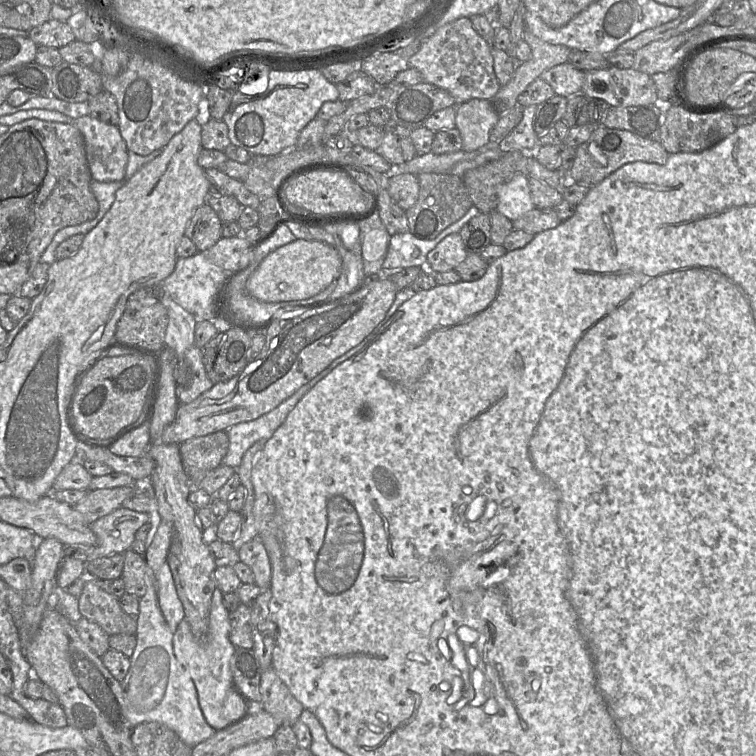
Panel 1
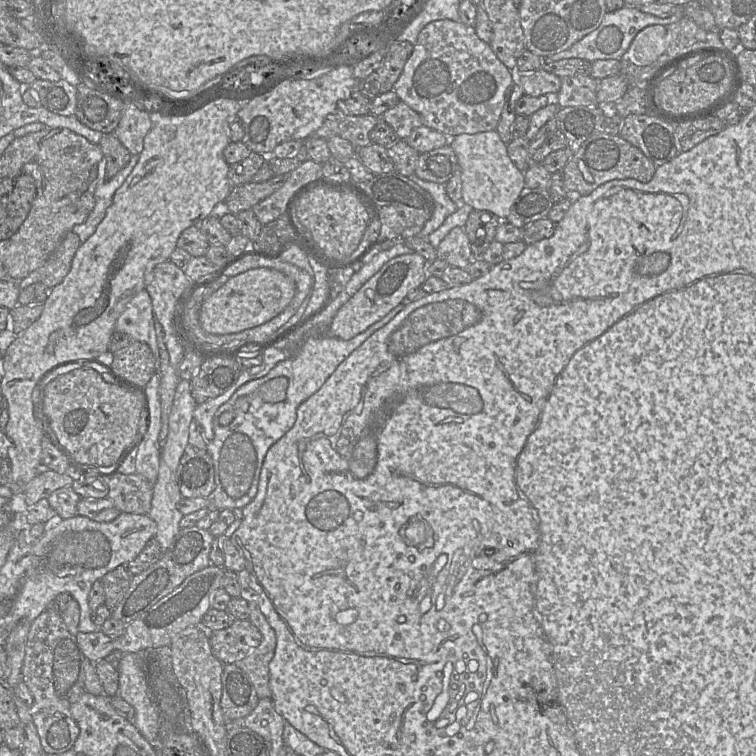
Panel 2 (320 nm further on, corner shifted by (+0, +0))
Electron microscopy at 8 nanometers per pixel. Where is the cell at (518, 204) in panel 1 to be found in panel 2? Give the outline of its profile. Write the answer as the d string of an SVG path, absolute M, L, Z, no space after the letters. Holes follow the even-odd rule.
M496 130L475 134L460 134L448 143L457 157L461 171L462 202L474 210L485 210L504 221L525 187L524 172L510 160L505 144Z

